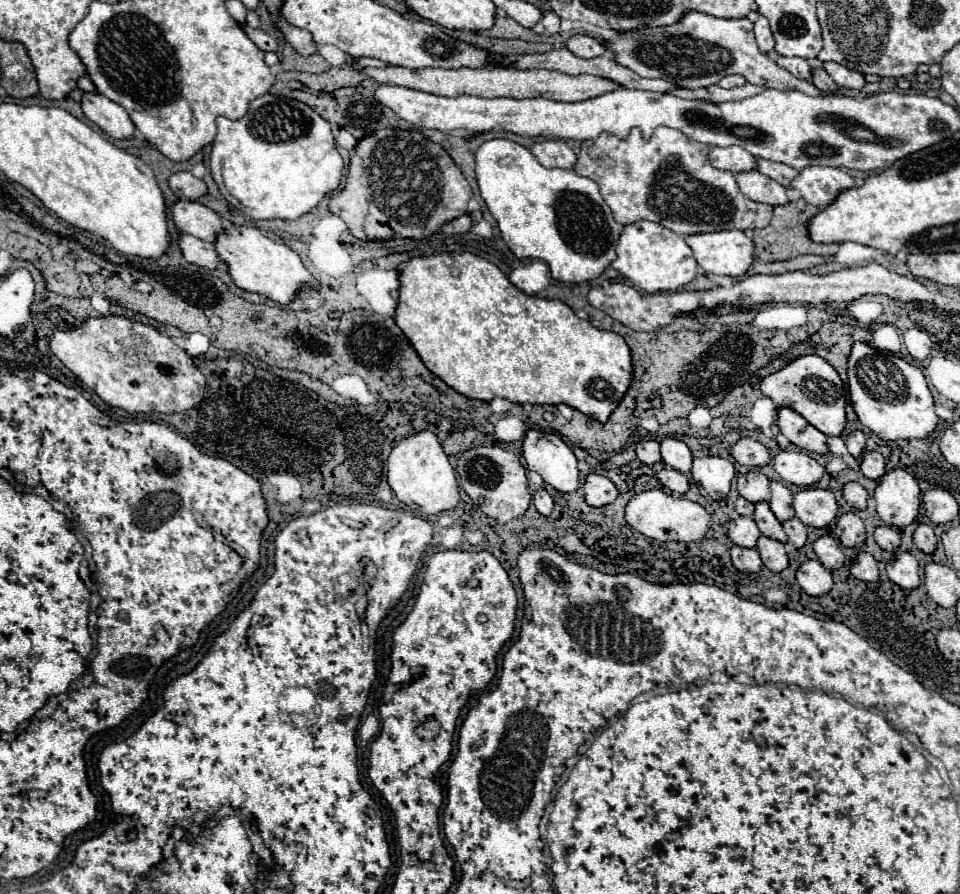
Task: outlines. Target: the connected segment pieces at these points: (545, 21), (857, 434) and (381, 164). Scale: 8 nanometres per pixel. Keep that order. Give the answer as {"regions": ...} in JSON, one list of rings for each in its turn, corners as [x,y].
{"regions":[[[[548,11],[548,13],[544,13],[544,17],[534,25],[532,31],[538,33],[538,35],[556,35],[556,33],[560,31],[560,17],[558,17],[556,13]]],[[[852,431],[848,437],[846,437],[846,447],[850,451],[852,457],[860,457],[864,453],[864,445],[866,445],[866,437],[862,431]]],[[[378,129],[350,151],[346,187],[330,197],[330,211],[342,217],[356,239],[424,239],[438,227],[468,213],[472,189],[450,155],[420,131]]]]}

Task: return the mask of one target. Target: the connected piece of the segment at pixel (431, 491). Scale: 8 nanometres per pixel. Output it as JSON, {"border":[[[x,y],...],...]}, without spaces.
{"border":[[[420,431],[416,435],[410,435],[392,449],[388,457],[388,485],[404,505],[418,509],[424,515],[434,515],[440,511],[454,509],[460,501],[454,469],[438,437],[430,431]]]}

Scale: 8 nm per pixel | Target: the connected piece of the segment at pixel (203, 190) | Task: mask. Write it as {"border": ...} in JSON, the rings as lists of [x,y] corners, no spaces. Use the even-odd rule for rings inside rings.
{"border":[[[182,171],[170,177],[170,189],[180,197],[180,199],[190,199],[196,201],[198,197],[204,197],[208,193],[208,187],[202,179],[194,177],[190,171]]]}

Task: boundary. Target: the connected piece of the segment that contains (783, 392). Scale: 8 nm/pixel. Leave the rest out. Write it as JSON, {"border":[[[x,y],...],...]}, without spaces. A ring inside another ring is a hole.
{"border":[[[818,355],[798,357],[782,371],[762,379],[760,389],[766,397],[770,397],[776,403],[776,407],[794,409],[818,431],[826,435],[842,435],[846,427],[846,389],[840,375],[822,357]]]}

